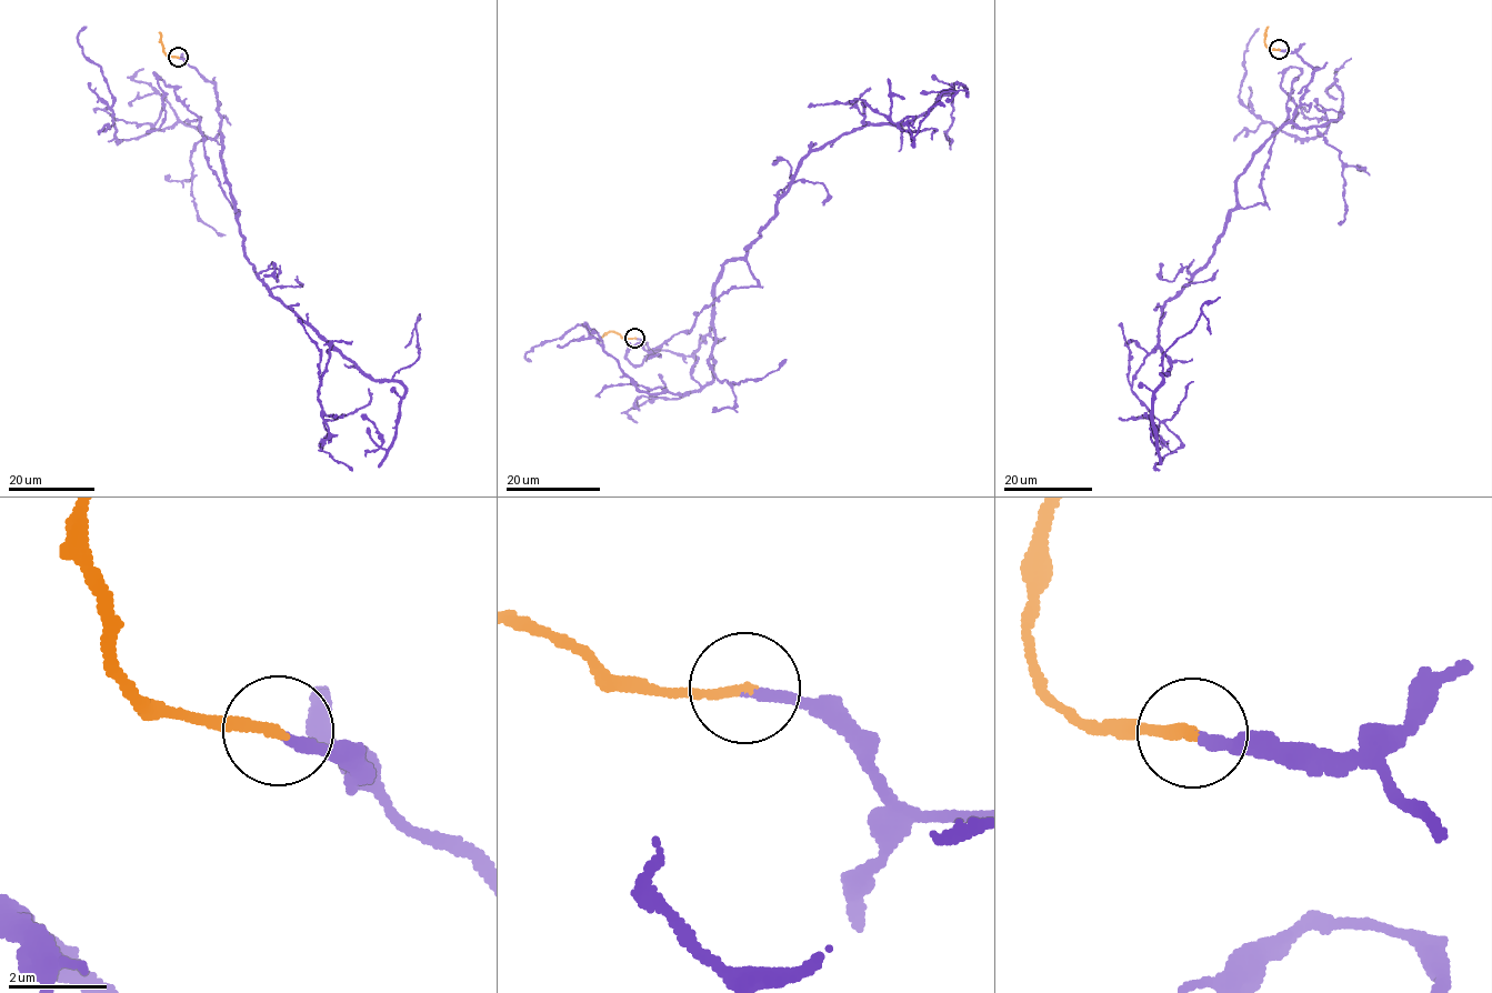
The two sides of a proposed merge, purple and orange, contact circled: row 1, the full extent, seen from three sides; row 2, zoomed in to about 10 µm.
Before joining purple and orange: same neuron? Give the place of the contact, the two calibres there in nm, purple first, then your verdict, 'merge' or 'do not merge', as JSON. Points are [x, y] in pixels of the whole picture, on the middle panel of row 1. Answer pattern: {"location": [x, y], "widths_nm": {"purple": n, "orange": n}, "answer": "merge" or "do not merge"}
{"location": [634, 338], "widths_nm": {"purple": 190, "orange": 200}, "answer": "merge"}

